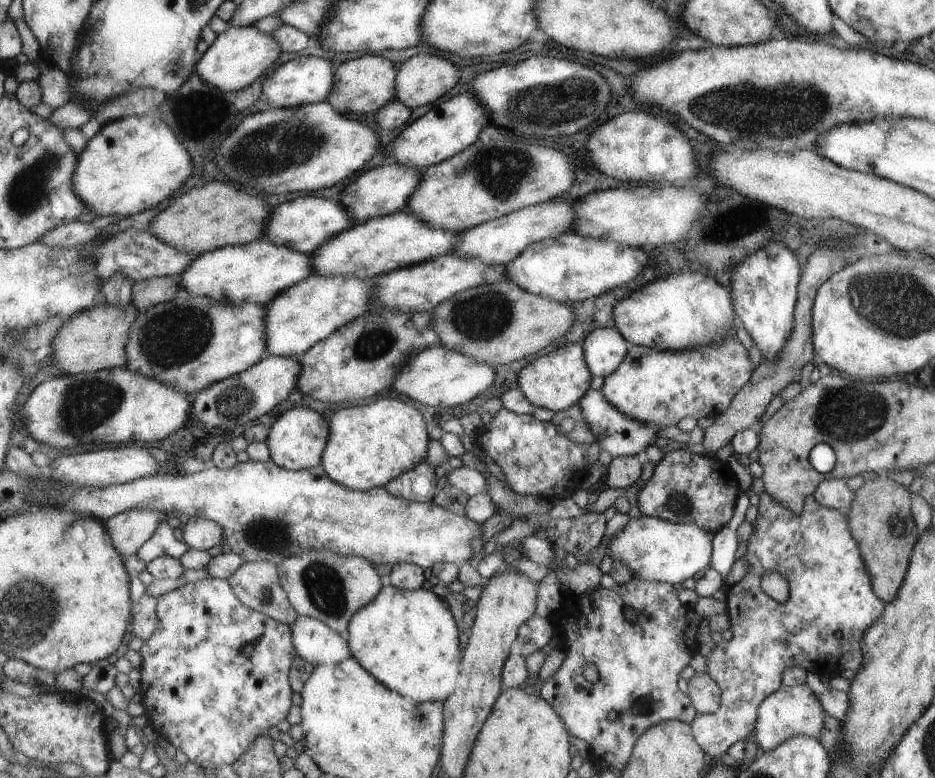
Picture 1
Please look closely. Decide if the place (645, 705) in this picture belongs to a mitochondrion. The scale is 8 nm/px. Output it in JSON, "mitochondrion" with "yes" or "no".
{"mitochondrion":"yes"}

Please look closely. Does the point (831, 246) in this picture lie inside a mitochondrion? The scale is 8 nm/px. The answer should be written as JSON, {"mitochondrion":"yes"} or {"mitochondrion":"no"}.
{"mitochondrion":"no"}

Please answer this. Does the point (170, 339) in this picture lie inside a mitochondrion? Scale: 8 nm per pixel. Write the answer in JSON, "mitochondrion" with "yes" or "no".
{"mitochondrion":"yes"}

